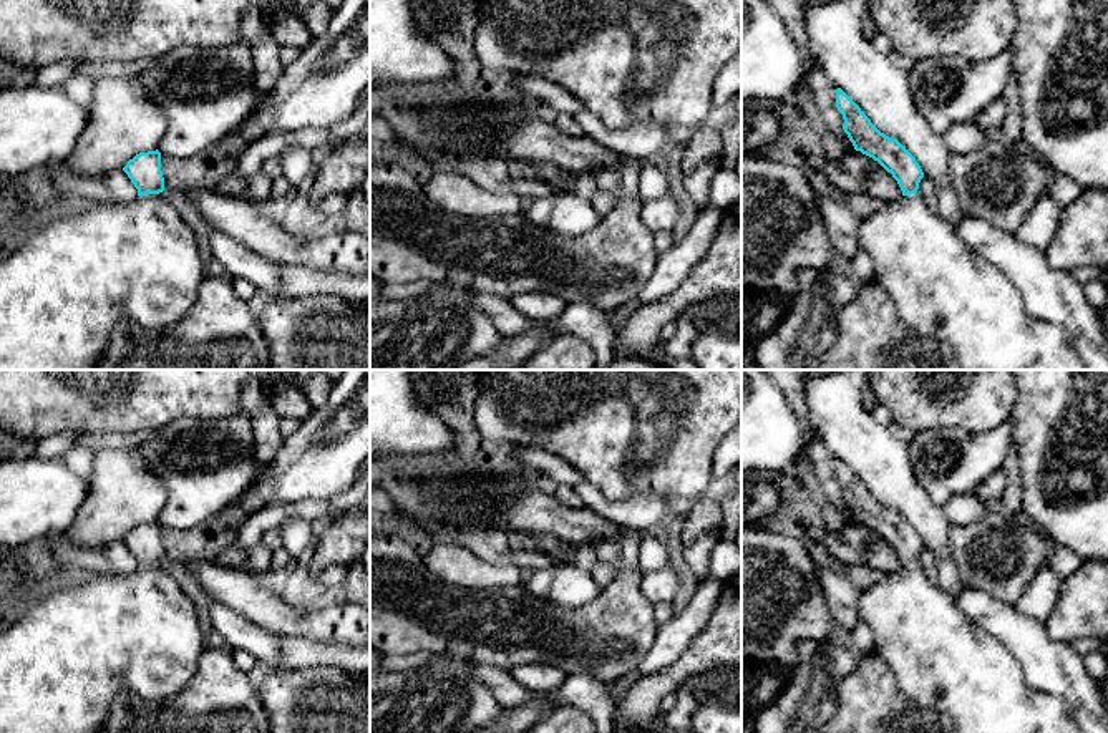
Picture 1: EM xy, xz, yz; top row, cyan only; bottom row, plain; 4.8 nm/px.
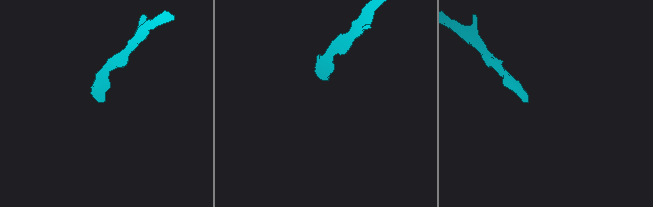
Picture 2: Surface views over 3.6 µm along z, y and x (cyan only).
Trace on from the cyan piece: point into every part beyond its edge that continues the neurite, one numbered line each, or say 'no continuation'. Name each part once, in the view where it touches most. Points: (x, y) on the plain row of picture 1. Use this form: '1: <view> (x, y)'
1: xy (65, 654)

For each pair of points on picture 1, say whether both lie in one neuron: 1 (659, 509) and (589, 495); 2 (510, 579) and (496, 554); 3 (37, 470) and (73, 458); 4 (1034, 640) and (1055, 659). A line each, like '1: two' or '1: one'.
1: one
2: two
3: two
4: one

